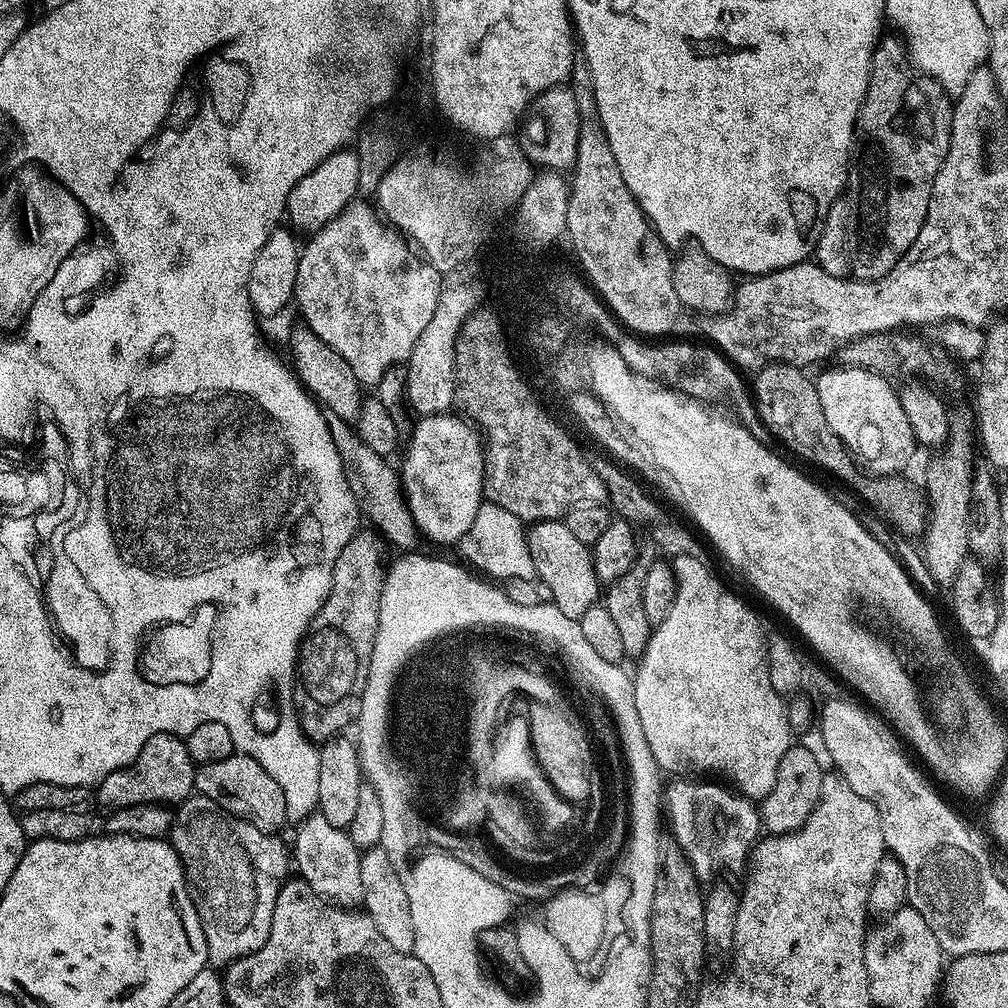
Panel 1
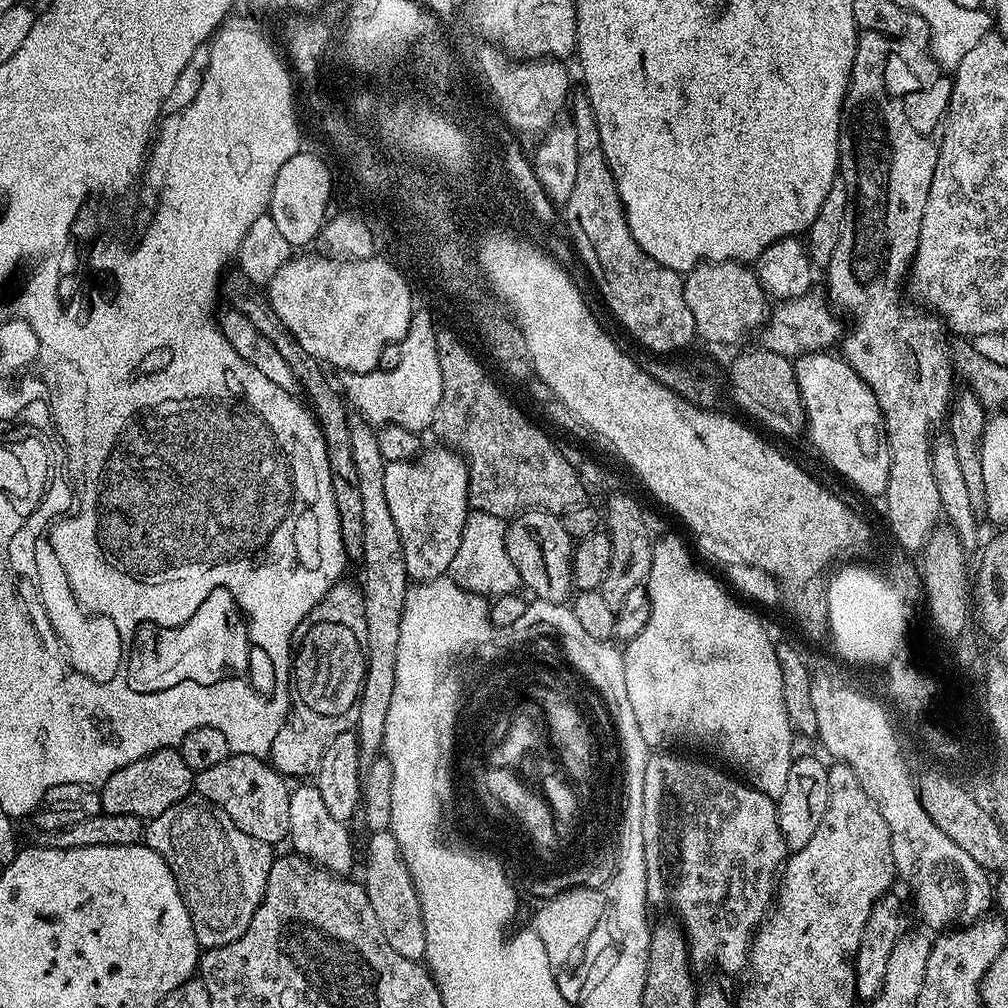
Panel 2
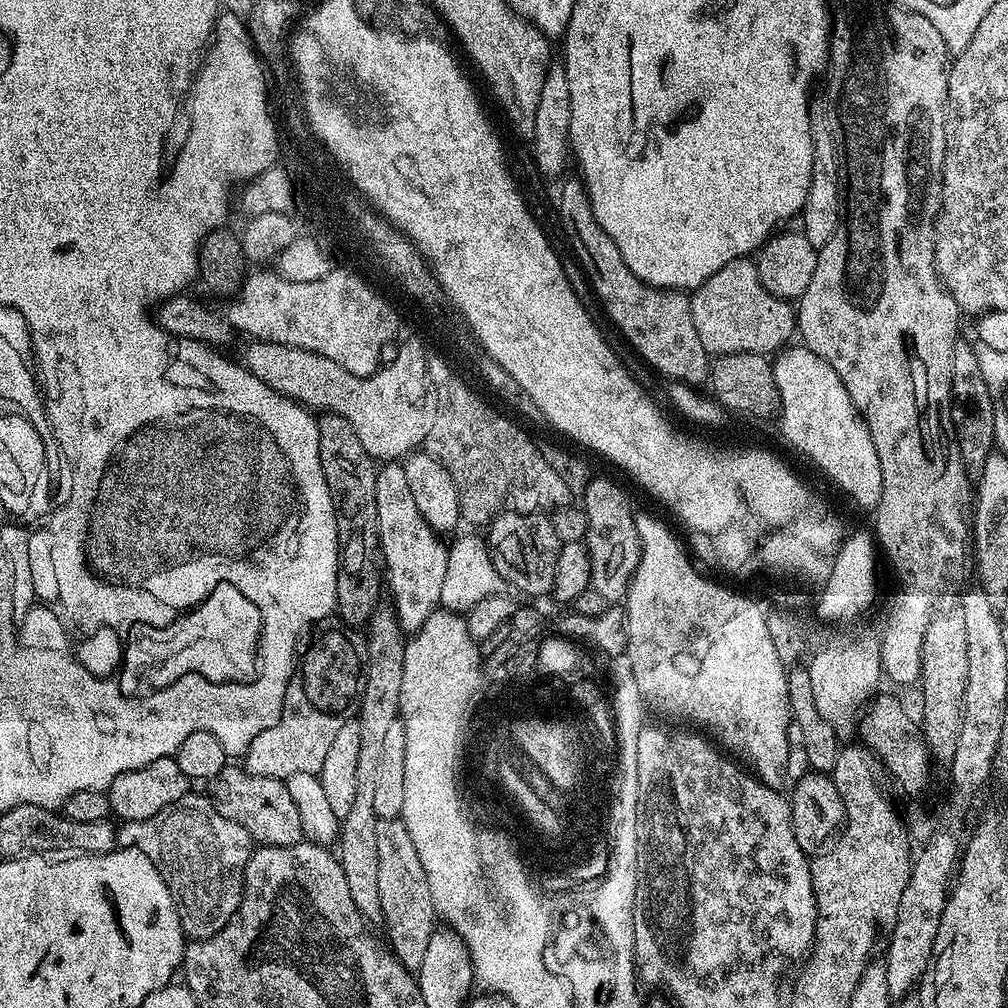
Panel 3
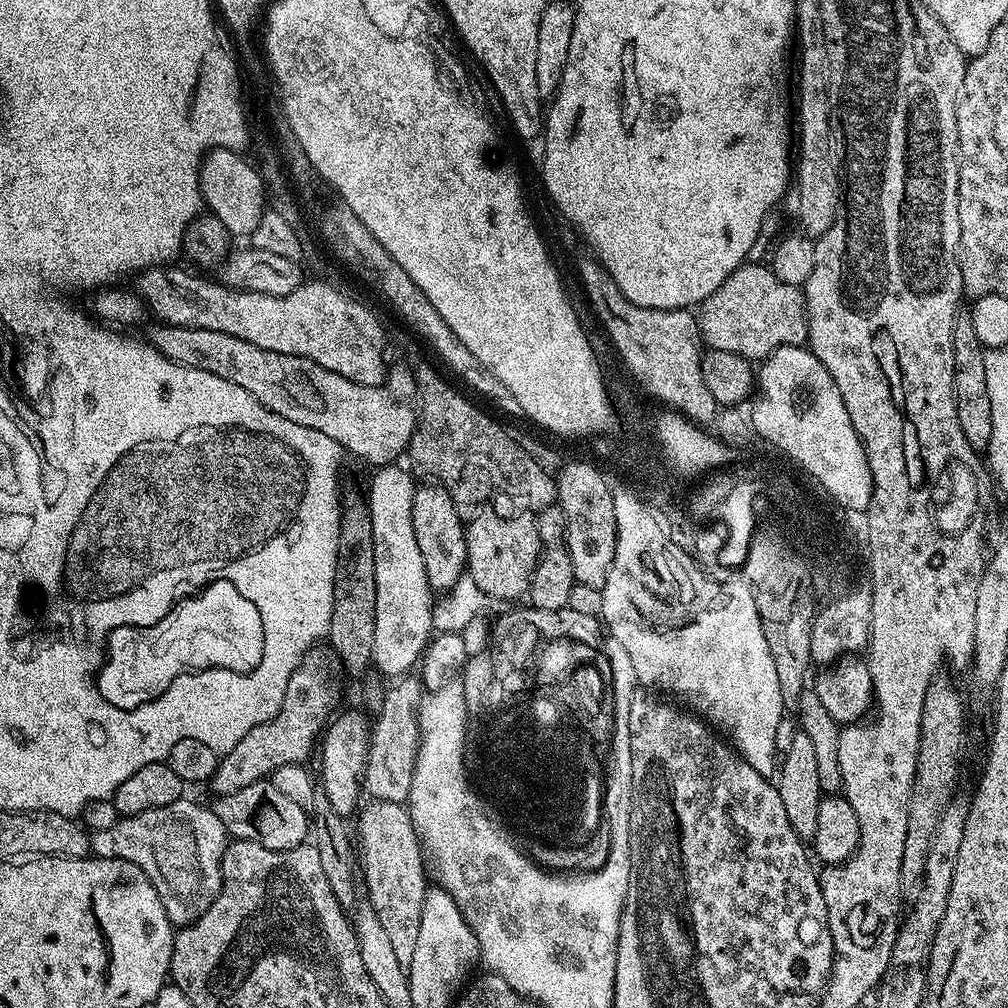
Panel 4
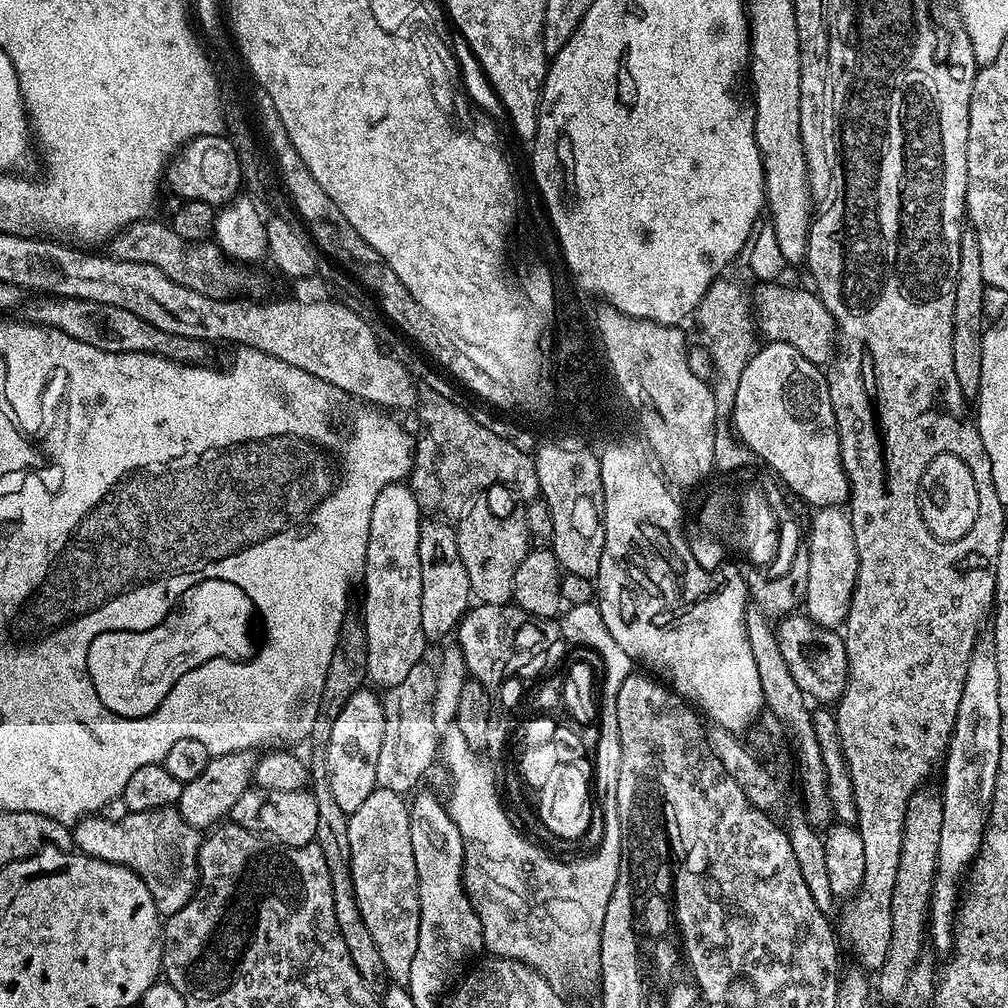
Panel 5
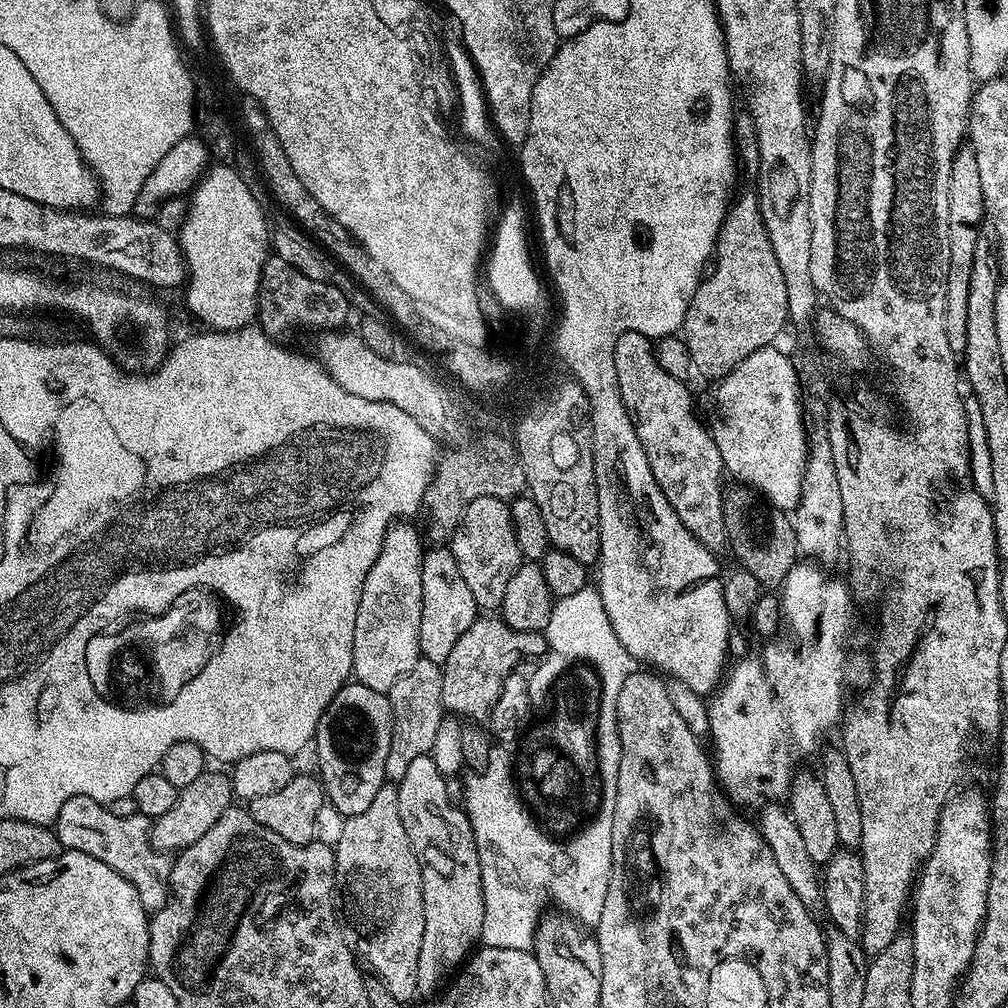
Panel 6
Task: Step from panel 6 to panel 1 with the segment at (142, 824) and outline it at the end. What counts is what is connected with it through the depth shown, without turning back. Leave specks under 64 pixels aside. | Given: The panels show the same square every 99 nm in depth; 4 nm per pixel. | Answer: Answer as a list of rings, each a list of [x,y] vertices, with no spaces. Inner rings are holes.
[[[199,794],[189,796],[175,809],[170,843],[184,867],[188,892],[198,910],[202,934],[206,934],[208,962],[213,969],[227,968],[238,958],[257,952],[262,942],[266,942],[270,922],[274,918],[274,902],[278,902],[278,894],[290,876],[290,848],[280,838],[279,835],[258,830],[258,826],[250,826],[250,822],[230,814],[210,798]]]

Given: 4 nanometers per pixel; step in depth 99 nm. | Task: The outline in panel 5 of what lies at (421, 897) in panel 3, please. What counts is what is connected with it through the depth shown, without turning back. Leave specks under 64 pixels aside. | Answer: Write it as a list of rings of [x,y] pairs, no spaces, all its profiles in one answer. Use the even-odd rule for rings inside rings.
[[[376,787],[348,817],[350,838],[350,874],[354,898],[382,954],[384,971],[391,983],[407,985],[410,966],[418,950],[420,899],[418,898],[418,866],[414,866],[414,849],[410,847],[409,801],[394,790]]]

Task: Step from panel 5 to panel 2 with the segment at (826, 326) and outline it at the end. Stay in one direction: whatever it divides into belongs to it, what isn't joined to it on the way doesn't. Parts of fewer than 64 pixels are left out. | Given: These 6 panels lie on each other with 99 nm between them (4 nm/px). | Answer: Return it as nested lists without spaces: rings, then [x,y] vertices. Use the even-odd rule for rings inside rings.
[[[734,260],[697,264],[684,276],[684,297],[690,314],[694,314],[699,339],[712,344],[736,344],[747,332],[755,333],[765,323],[770,308],[769,297],[753,269]]]

